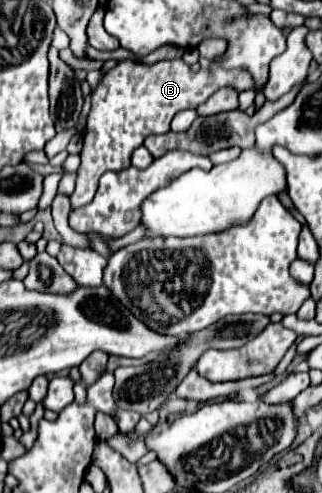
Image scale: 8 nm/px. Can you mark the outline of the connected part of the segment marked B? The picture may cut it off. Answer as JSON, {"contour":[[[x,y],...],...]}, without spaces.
{"contour":[[[181,58],[161,60],[153,66],[135,64],[131,60],[119,62],[107,74],[103,74],[99,86],[91,94],[91,110],[87,128],[83,132],[81,166],[77,176],[77,188],[71,194],[71,206],[85,206],[97,192],[97,184],[103,172],[123,170],[131,164],[131,154],[151,134],[165,134],[173,116],[187,108],[203,104],[217,88],[233,86],[235,90],[253,88],[253,78],[245,70],[223,70],[213,62],[213,72],[193,72]]]}

